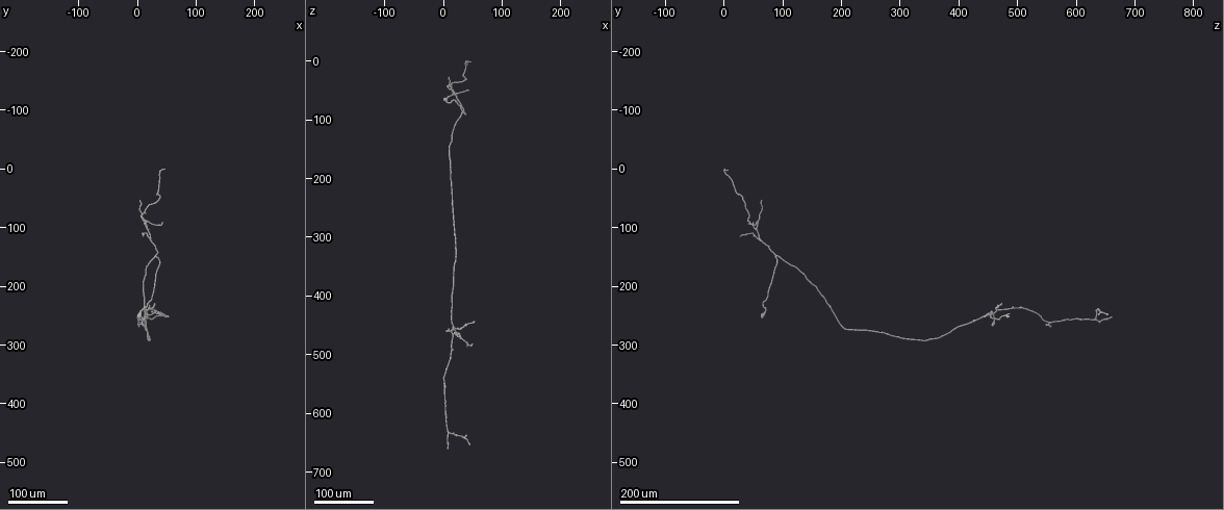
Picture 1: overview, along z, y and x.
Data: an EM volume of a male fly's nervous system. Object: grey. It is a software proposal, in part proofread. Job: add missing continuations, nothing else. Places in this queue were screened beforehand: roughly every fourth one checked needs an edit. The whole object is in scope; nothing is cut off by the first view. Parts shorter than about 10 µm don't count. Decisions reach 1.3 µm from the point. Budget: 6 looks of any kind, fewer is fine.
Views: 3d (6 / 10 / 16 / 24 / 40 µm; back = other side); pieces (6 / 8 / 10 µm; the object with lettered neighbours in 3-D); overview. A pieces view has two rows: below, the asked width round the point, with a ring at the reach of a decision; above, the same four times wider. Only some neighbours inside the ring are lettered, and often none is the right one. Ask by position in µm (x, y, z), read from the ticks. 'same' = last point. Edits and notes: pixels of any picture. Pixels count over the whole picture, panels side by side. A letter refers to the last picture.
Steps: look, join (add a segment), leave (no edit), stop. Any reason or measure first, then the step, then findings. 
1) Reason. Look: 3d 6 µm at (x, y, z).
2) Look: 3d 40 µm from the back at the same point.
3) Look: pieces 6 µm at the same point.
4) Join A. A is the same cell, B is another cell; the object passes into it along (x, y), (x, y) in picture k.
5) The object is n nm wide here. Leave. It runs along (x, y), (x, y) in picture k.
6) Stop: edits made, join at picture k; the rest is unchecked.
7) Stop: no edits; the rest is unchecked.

End of a long branch. Look: 3d 40 µm at (40, 95, 50).

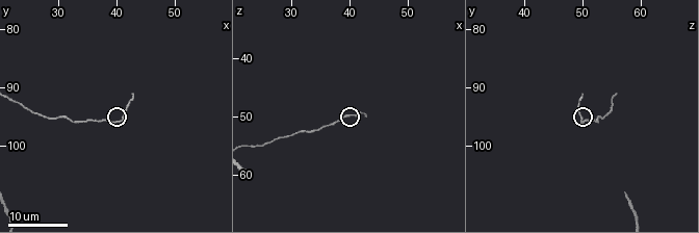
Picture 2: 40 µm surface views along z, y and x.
Look: 3d 6 µm at (43.0, 91.0, 50.0).

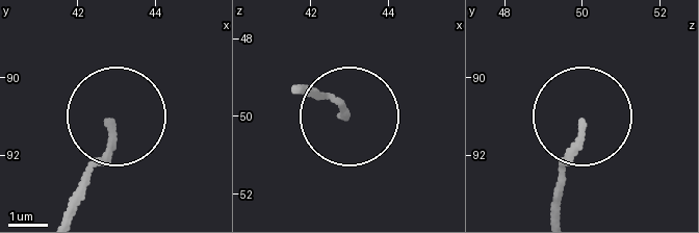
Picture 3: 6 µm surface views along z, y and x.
Look: pieces 10 µm at (42.90, 91.25, 50.00).

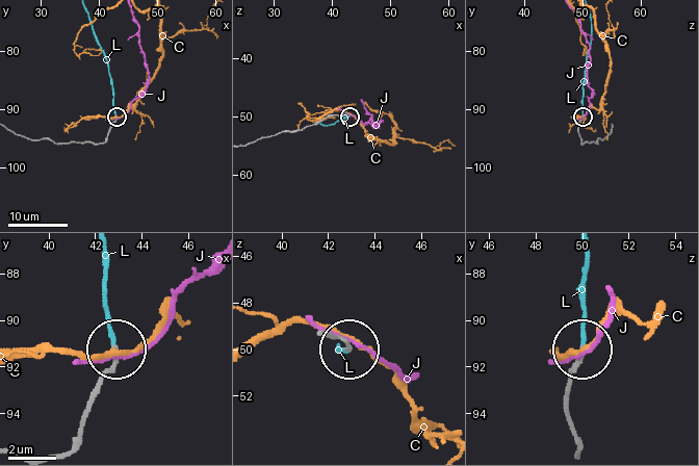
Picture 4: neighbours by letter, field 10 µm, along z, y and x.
Join L. L is the same cell, C and J are other cells; the object passes into it along (577, 130), (591, 27) in picture 4; it goes on there.

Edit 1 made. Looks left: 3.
An open end. Look: 3d 40 µm at (0, 55, 65).

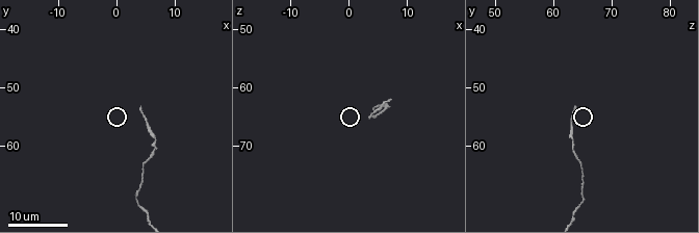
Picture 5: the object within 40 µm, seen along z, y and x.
Zoom in. Look: 3d 10 µm at (4.0, 53.0, 63.5).

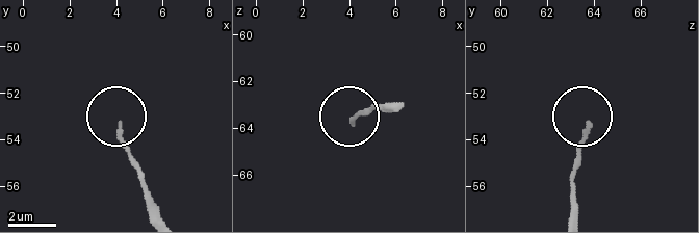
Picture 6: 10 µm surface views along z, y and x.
Look: pieces 10 µm at (4.0, 53.4, 63.8).

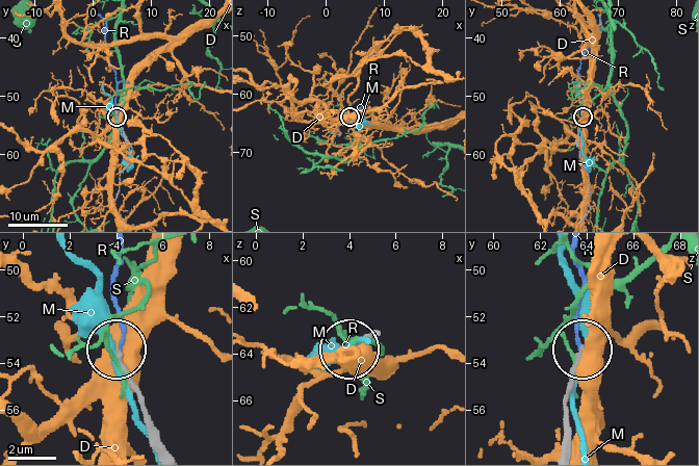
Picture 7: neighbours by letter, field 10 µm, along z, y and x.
The object is 150 nm wide here. Join R. R is the same cell, D, M and S are other cells; it goes on there.

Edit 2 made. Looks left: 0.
Stop: edits made, join at picture 4, join at picture 7; the rest is unchecked.

